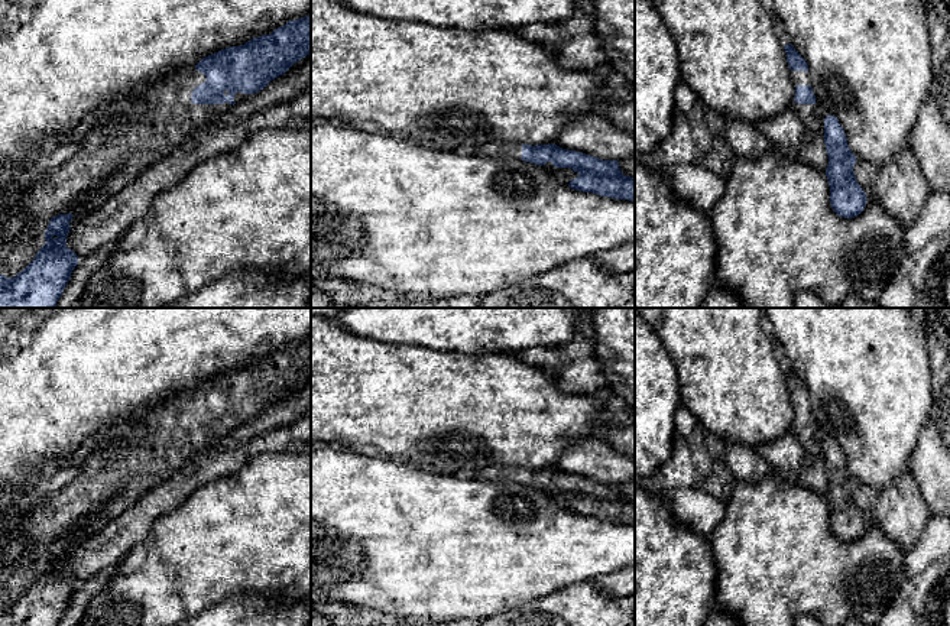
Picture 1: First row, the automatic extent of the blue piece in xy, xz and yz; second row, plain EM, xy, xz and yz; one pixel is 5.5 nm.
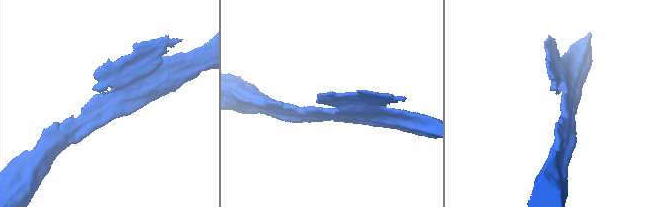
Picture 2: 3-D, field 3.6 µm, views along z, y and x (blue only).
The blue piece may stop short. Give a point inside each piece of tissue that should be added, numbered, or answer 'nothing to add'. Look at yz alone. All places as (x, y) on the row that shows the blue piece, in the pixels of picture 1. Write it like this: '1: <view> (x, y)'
nothing to add

